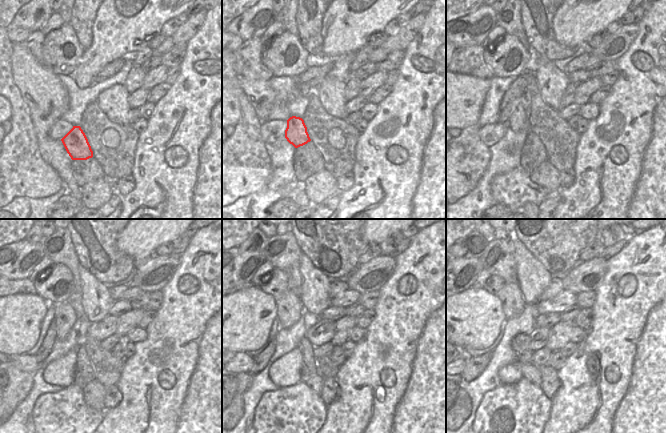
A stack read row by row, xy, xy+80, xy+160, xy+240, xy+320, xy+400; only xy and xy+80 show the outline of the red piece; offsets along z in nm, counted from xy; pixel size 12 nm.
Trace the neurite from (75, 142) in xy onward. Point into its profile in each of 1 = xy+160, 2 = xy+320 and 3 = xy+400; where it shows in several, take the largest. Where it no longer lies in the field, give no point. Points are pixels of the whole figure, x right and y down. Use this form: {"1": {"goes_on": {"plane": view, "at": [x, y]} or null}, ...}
{"1": {"goes_on": {"plane": "xy+160", "at": [518, 118]}}, "2": {"goes_on": {"plane": "xy+320", "at": [289, 309]}}, "3": {"goes_on": {"plane": "xy+400", "at": [512, 302]}}}

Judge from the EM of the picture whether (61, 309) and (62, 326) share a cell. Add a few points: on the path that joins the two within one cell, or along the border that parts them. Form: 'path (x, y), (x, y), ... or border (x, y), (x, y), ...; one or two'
path (61, 313), (59, 317), (62, 322); one

